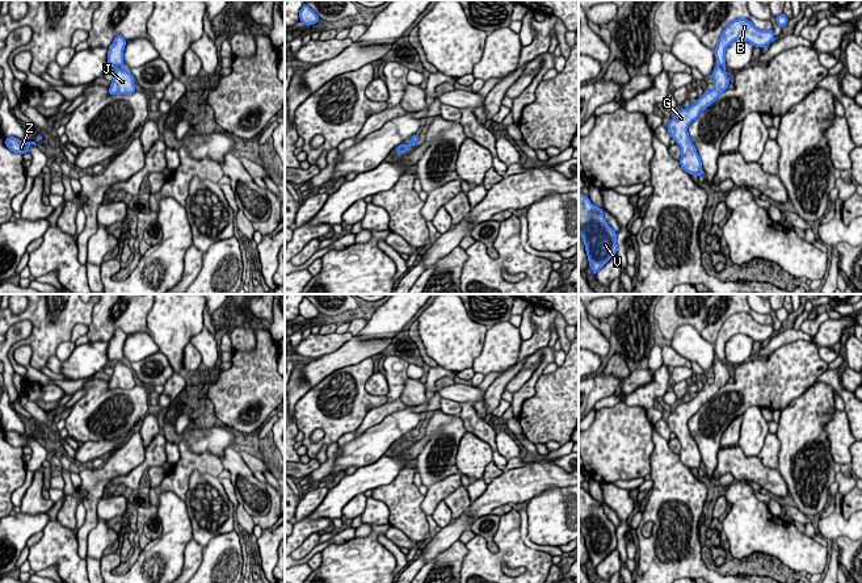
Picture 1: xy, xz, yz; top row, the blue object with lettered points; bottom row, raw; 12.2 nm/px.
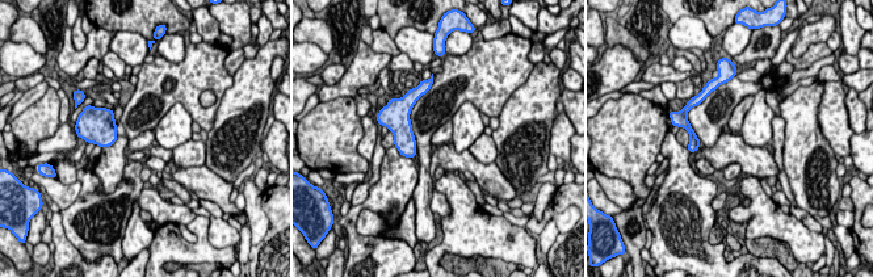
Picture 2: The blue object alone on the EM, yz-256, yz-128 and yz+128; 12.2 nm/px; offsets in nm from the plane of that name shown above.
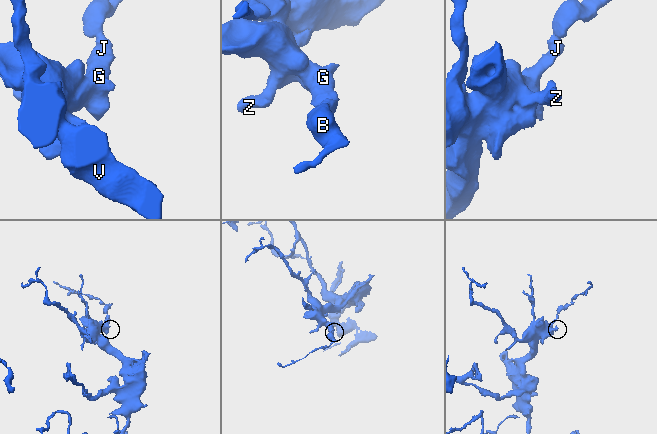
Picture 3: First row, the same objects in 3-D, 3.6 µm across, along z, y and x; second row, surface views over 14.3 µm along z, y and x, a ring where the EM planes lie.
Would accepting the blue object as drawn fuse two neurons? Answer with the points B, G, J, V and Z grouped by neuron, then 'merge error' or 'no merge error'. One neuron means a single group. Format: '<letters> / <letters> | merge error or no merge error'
B G J V Z | no merge error

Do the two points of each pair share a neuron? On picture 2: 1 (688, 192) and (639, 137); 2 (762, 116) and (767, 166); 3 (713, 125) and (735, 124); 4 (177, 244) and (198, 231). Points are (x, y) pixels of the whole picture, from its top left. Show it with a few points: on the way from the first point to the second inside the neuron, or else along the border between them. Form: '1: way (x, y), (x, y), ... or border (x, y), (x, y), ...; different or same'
1: border (668, 129), (659, 151); different
2: border (739, 134), (747, 143), (764, 147); different
3: border (745, 97), (734, 108), (726, 127); different
4: way (185, 246), (194, 246), (198, 239); same

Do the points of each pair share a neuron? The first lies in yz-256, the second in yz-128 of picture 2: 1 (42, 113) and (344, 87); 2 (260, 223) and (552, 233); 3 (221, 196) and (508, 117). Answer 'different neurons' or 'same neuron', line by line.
1: different neurons
2: same neuron
3: different neurons

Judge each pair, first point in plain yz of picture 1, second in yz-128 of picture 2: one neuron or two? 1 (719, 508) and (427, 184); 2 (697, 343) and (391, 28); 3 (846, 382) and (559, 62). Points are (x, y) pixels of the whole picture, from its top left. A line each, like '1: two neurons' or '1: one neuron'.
1: two neurons
2: two neurons
3: two neurons

